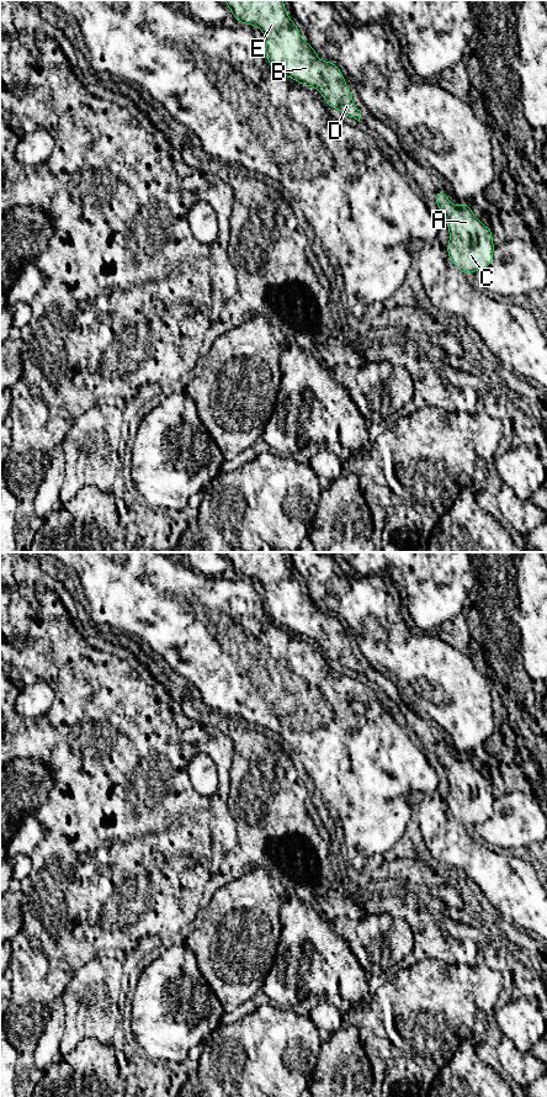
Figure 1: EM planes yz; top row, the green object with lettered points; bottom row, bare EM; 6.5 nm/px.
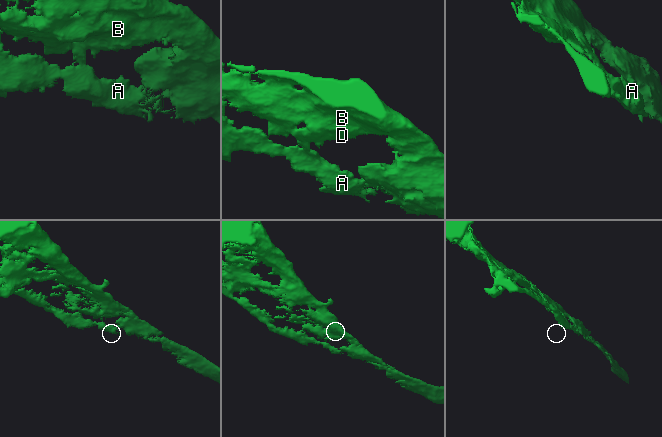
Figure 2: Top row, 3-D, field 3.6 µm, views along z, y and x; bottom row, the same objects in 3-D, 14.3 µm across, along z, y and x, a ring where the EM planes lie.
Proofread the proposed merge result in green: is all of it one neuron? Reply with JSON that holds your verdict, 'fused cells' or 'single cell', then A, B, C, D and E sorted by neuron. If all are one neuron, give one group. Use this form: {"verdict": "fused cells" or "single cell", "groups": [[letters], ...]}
{"verdict": "single cell", "groups": [["A", "B", "C", "D", "E"]]}

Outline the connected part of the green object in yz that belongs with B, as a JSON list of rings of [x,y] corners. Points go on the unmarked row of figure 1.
[[[224,552],[234,571],[243,577],[257,578],[265,588],[265,609],[271,620],[301,637],[315,640],[329,659],[339,662],[360,674],[361,663],[356,659],[352,646],[338,616],[322,613],[309,594],[301,590],[297,577],[286,565],[283,552]]]

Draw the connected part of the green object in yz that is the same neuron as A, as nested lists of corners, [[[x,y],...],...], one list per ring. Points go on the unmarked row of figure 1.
[[[442,742],[437,743],[435,756],[444,767],[450,785],[446,797],[448,811],[463,827],[488,820],[493,815],[495,801],[492,781],[474,769],[469,757],[455,758]]]

